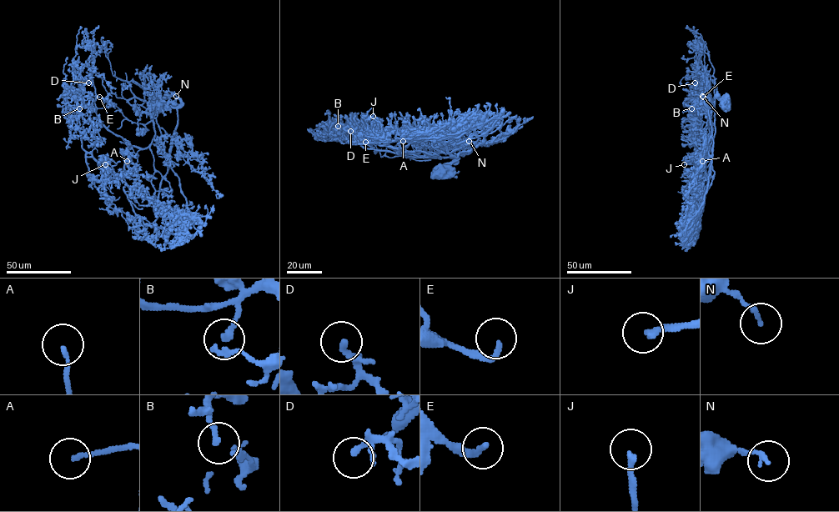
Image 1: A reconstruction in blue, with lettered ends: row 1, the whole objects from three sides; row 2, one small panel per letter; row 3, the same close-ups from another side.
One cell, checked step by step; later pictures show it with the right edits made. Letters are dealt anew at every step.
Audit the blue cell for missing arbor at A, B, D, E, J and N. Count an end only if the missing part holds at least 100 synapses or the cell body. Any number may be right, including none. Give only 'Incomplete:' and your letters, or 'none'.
Incomplete: A, D, E

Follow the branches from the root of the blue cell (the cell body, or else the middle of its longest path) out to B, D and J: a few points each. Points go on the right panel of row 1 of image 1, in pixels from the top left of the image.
B: (725, 101), (715, 97), (715, 132), (710, 148), (701, 91), (698, 105), (691, 108)
D: (725, 101), (715, 97), (715, 132), (710, 148), (711, 138), (704, 106), (704, 85), (702, 82), (695, 82)
J: (725, 101), (715, 97), (715, 132), (710, 146), (708, 175), (700, 156), (684, 164)

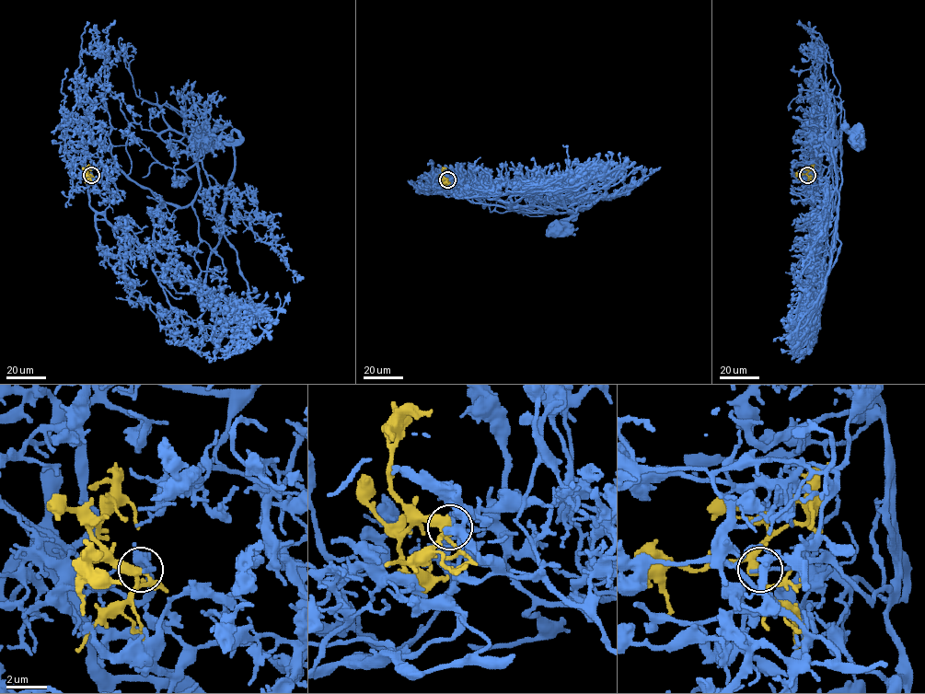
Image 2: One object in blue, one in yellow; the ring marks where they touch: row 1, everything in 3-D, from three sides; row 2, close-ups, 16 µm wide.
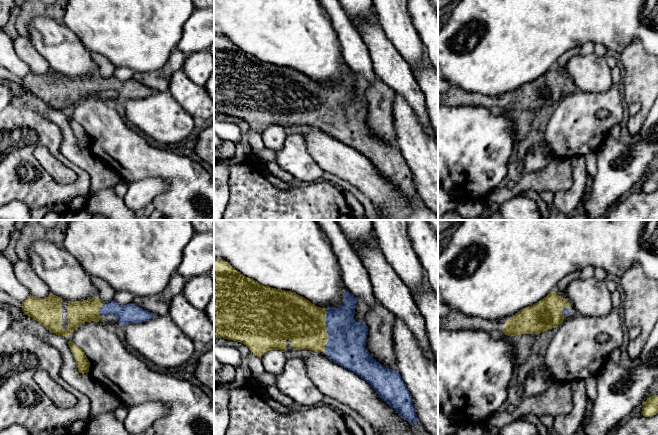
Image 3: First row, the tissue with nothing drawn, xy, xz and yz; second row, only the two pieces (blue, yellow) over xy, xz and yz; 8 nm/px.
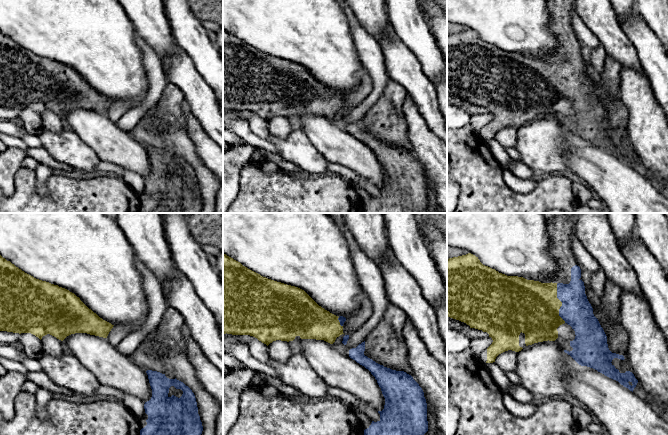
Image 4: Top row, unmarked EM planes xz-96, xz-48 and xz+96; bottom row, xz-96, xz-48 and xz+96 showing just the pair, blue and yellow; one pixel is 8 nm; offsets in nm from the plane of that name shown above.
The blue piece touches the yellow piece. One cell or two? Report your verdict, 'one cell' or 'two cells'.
one cell

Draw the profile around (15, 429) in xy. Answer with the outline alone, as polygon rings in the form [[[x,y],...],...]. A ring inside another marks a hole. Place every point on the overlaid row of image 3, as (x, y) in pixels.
[[[13,424],[0,430],[0,435],[31,435],[31,434],[22,425]]]

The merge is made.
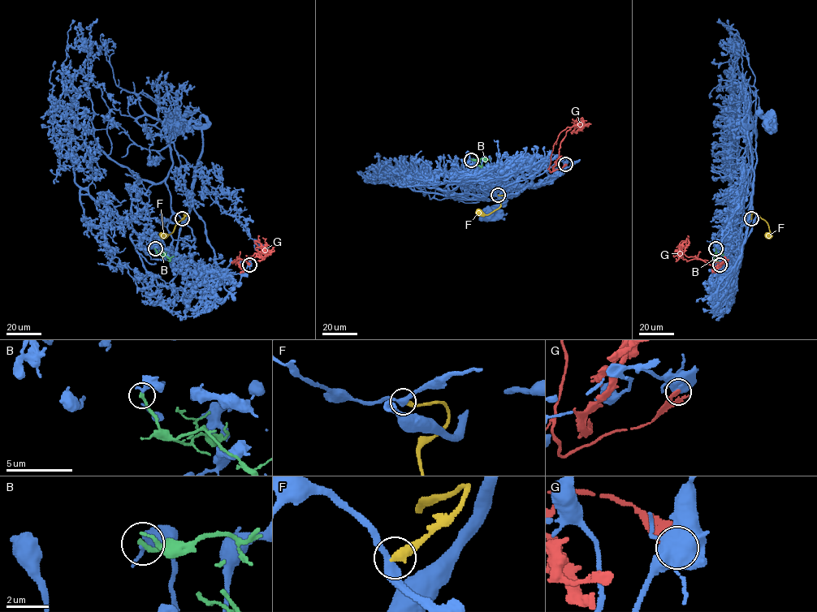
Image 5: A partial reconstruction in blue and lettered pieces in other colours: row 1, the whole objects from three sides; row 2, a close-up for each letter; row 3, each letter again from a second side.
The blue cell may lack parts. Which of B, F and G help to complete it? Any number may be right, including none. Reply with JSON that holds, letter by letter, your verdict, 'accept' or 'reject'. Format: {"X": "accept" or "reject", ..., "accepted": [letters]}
{"B": "reject", "F": "reject", "G": "reject", "accepted": []}

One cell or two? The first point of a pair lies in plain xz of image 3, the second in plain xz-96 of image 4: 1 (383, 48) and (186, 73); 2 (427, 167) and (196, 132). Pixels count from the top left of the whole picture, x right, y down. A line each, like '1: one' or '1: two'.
1: one
2: one

